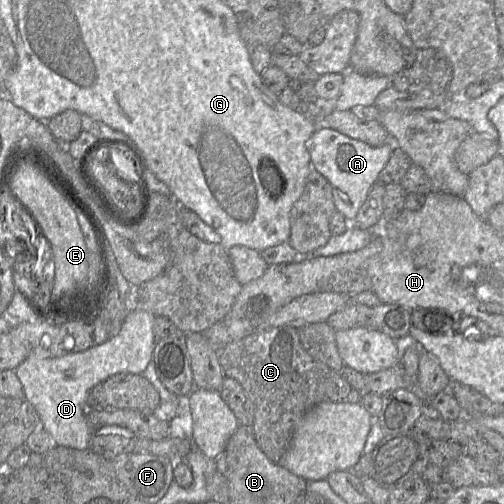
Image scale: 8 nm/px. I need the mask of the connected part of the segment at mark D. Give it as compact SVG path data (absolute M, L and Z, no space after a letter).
M136 308L127 315L120 331L105 342L60 357L50 356L47 350L36 347L15 369L25 399L33 405L39 415L40 426L53 437L57 445L78 450L89 448L94 430L87 421L90 390L115 374L142 374L146 370L156 344L154 319L152 313Z

